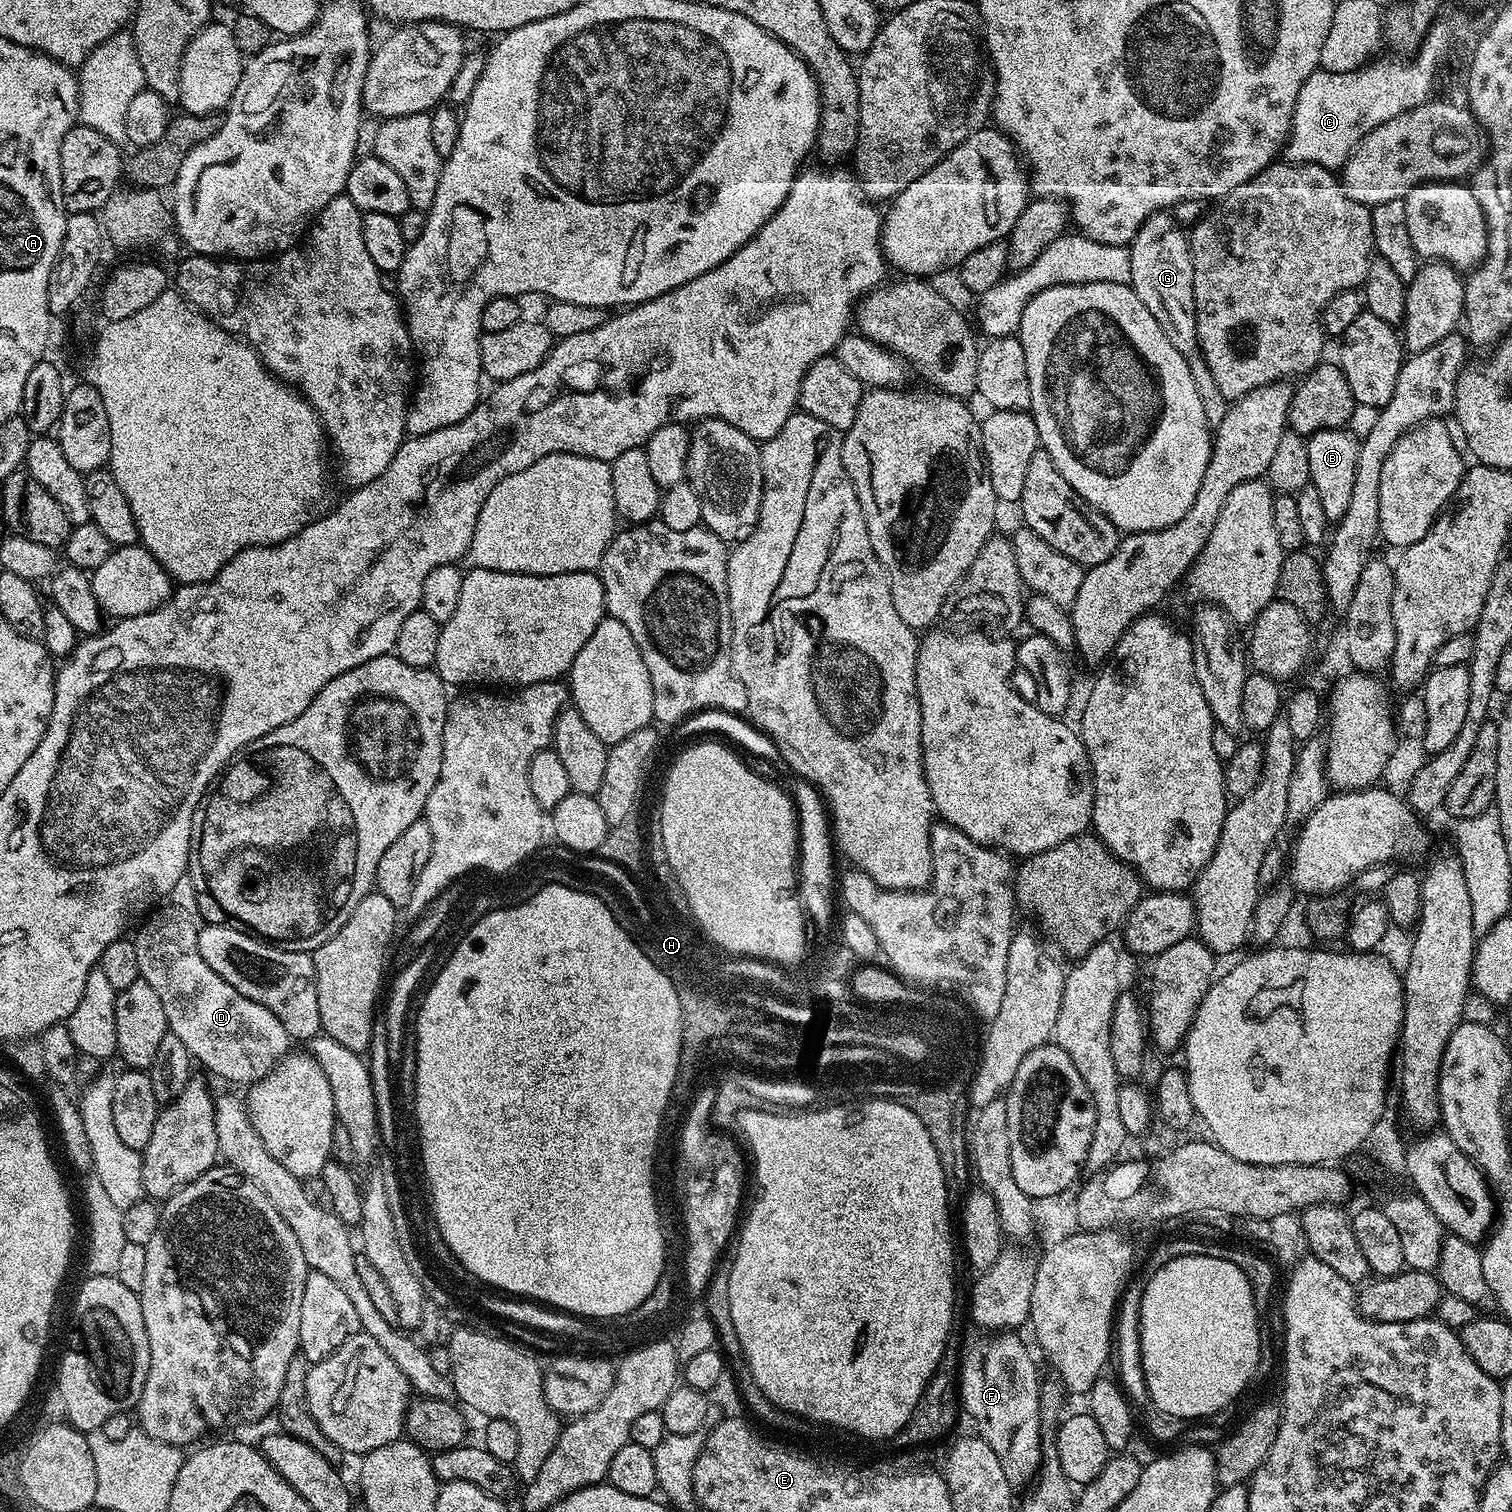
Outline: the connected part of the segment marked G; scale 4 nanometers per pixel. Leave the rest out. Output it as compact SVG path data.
M1161 210L1151 215L1138 230L1132 240L1130 254L1130 278L1134 294L1142 298L1142 306L1154 314L1154 322L1162 326L1162 334L1170 338L1170 346L1186 358L1190 366L1190 378L1194 378L1194 390L1202 398L1202 414L1206 414L1209 429L1222 426L1222 418L1228 413L1229 400L1218 390L1218 382L1206 366L1206 358L1200 353L1198 326L1194 310L1194 266L1192 265L1192 245L1189 237L1182 233L1181 225L1167 211Z

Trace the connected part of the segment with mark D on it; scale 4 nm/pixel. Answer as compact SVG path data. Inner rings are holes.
M173 904L162 907L164 908L160 910L155 909L143 921L144 926L133 939L141 979L157 991L166 1013L169 1031L185 1043L199 1065L201 1063L212 1073L226 1080L244 1084L243 1086L256 1083L272 1071L289 1053L292 1046L289 1032L277 1016L267 1010L266 1006L261 1006L258 1002L253 1002L244 994L240 994L234 986L230 986L225 979L215 974L214 970L206 965L206 960L202 958L198 950L199 929L193 917L186 915Z

